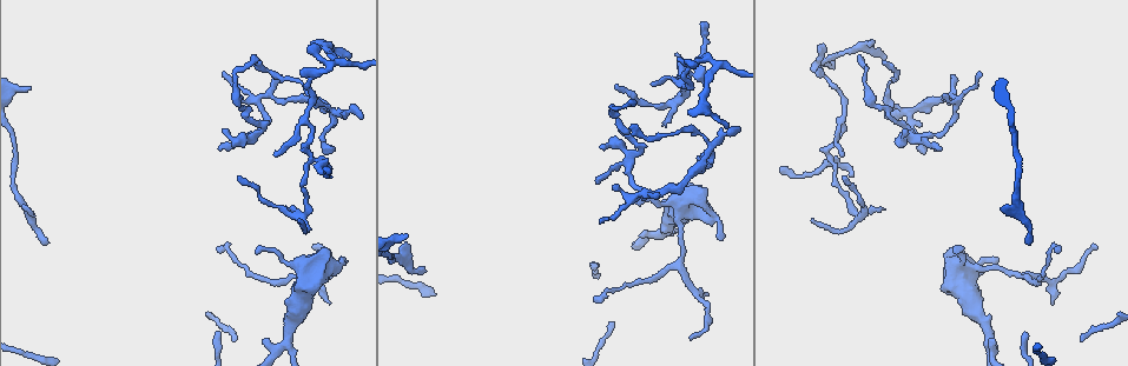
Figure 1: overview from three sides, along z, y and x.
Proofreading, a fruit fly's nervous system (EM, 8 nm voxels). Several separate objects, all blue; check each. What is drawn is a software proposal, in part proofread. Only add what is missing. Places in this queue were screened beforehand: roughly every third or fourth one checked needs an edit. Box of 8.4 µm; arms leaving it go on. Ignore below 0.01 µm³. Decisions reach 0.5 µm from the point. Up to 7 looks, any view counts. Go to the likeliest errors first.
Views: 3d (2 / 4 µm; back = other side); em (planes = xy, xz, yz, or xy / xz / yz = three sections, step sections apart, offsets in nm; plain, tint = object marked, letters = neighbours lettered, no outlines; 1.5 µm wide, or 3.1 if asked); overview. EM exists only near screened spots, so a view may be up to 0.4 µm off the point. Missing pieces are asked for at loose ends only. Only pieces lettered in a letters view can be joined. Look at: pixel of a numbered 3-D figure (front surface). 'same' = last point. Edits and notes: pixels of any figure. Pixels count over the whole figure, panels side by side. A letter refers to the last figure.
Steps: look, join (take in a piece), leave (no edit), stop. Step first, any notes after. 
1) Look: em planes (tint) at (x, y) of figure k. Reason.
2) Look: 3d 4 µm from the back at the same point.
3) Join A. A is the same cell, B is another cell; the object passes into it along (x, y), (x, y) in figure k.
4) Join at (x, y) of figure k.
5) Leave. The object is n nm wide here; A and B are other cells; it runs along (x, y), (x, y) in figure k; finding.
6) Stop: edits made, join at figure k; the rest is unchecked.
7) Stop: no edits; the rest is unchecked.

Look: 3d 4 µm at (31, 87) of figure 1.

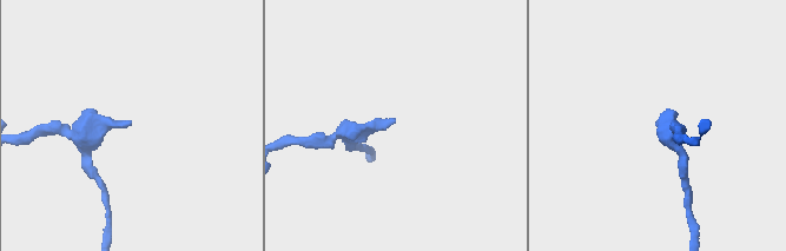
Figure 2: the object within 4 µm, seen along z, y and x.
Look: em xz step 4 (plain) at (393, 120) of figure 2. Shape alone is not enough.

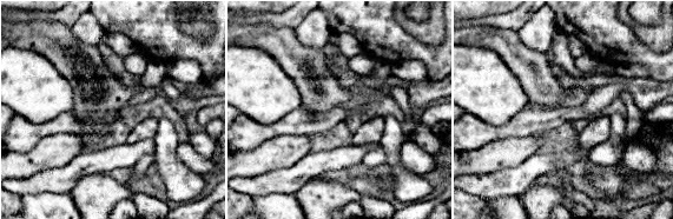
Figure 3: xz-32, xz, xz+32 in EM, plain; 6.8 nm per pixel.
Look: em xz step 4 (letters) at the same point.

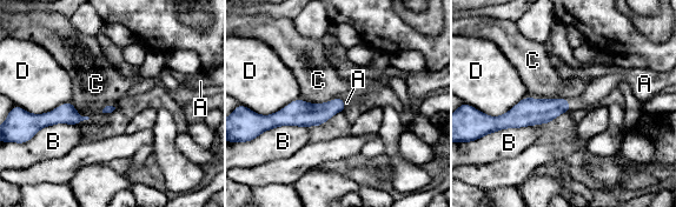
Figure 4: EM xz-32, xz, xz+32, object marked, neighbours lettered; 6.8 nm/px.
Join A. A is the same cell, B, C and D are other cells; it goes on there.

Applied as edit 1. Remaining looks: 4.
Look: em xy step 4 (letters) at (885, 55) of figure 1. Free end.

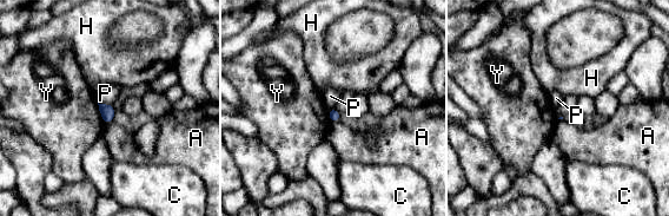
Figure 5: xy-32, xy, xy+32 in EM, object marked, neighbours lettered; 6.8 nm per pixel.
Look: em planes (letters) at the same point. Another direction.

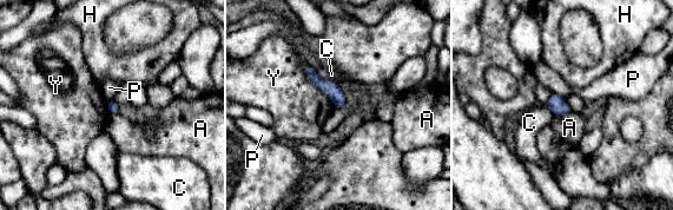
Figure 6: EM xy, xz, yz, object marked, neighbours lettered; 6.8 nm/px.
Leave. The object is 80 nm wide here; A, C, H, P and Y are other cells; it runs along (310, 67), (310, 72), (341, 103) in figure 6; no lettered piece goes on from it.

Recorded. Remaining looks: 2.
Look: 3d 4 µm from the back at (600, 145) of figure 1. Thin end.

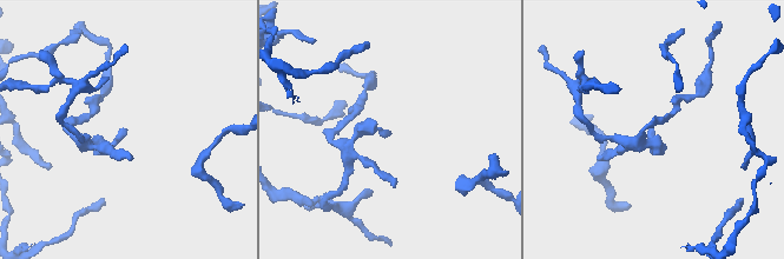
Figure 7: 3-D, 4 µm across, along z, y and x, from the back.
Look: em xy step 8 (letters) at (127, 130) of figure 7.

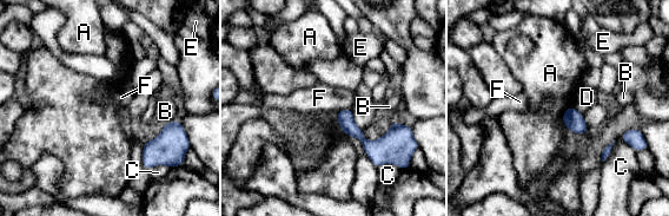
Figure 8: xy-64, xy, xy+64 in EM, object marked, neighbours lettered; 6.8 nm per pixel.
Leave. The object is 110 nm wide here; A, B, C, D, E and F are other cells; none of them fits.

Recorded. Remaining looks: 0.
Stop: edits made, join at figure 4; the rest is unchecked.

